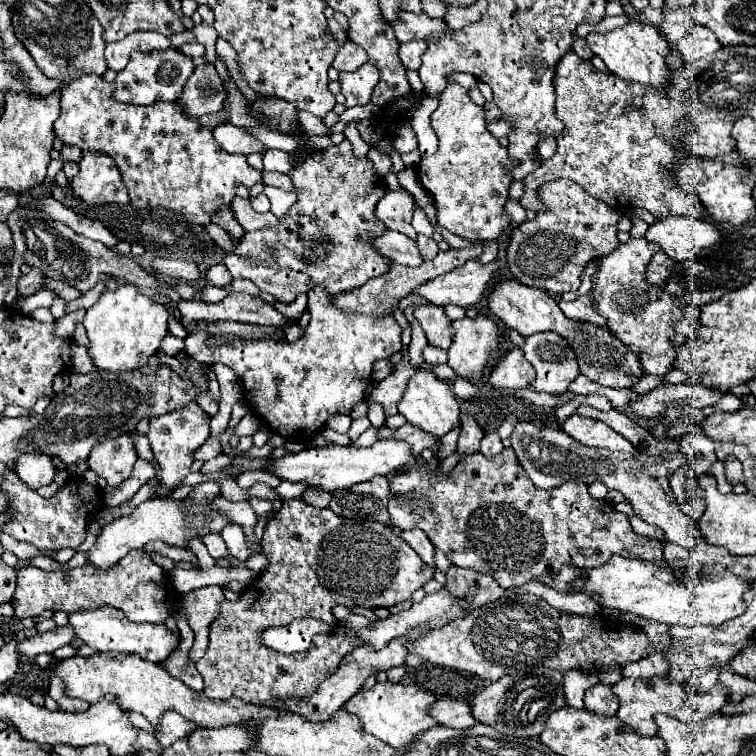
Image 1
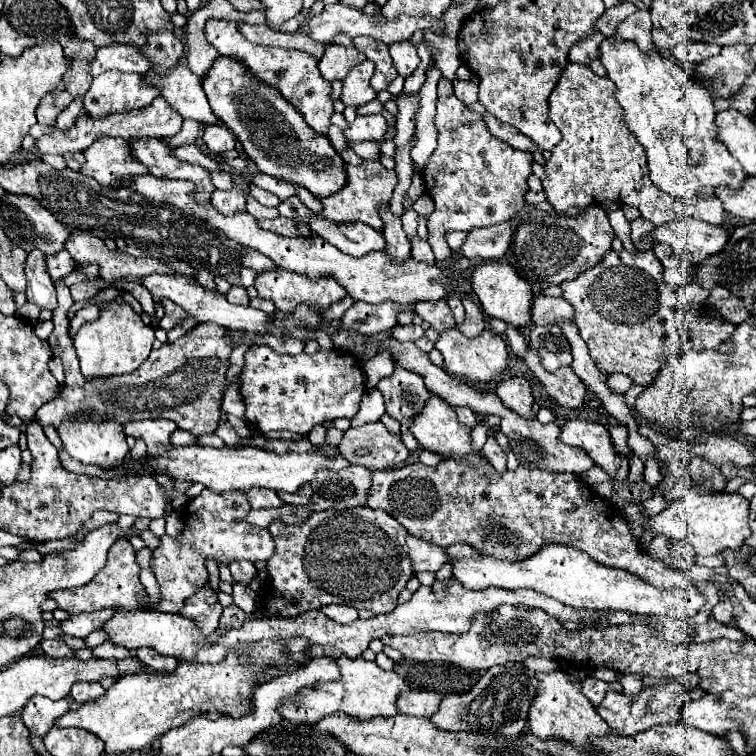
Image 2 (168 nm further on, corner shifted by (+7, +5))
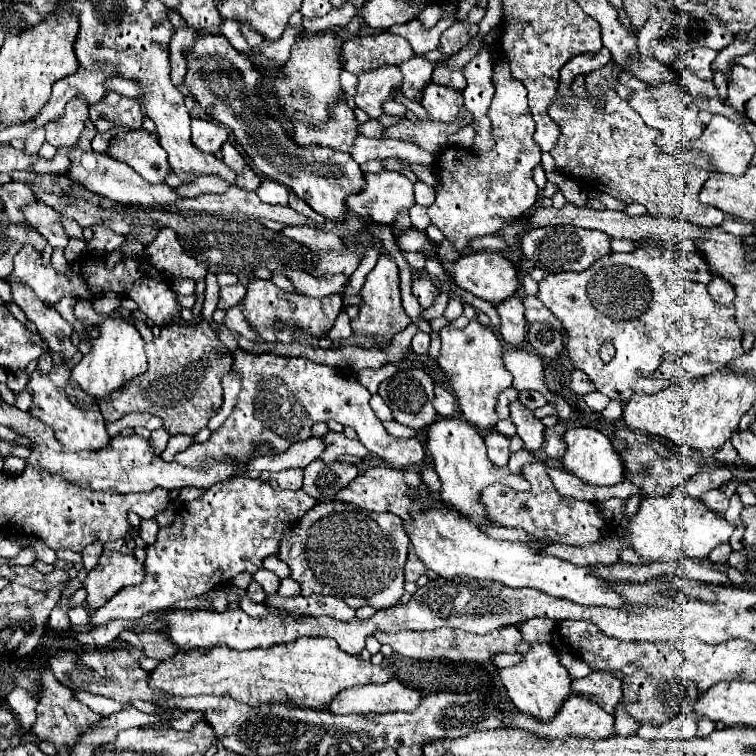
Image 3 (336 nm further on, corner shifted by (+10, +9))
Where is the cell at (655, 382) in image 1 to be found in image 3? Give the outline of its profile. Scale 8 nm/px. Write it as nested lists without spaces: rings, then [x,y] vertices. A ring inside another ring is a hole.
[[[574,370],[572,372],[572,382],[570,382],[570,388],[576,392],[576,394],[588,394],[588,392],[594,392],[594,382],[580,370]]]

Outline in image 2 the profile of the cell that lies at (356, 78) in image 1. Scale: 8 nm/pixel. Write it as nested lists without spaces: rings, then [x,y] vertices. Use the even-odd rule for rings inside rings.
[[[365,60],[363,64],[355,66],[343,80],[343,94],[341,100],[345,106],[365,106],[371,102],[377,92],[371,88],[371,76],[375,74],[375,64],[371,60]]]

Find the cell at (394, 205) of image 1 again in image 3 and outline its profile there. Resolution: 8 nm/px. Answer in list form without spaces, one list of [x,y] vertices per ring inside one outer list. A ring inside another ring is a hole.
[[[382,254],[378,264],[372,268],[372,272],[366,276],[366,282],[362,286],[362,304],[360,304],[360,316],[356,320],[352,320],[352,330],[358,334],[370,334],[380,342],[388,342],[394,338],[394,334],[398,334],[400,330],[404,330],[410,324],[410,318],[406,316],[402,302],[400,302],[400,280],[398,280],[398,266],[396,262],[388,256]]]

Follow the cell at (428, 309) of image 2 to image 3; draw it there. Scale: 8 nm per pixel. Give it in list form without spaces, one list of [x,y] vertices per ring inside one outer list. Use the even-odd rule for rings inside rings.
[[[416,278],[416,280],[412,282],[412,292],[414,292],[414,296],[416,296],[416,300],[418,300],[418,304],[420,304],[422,308],[430,308],[430,306],[436,302],[436,298],[438,298],[440,288],[438,288],[432,280]]]

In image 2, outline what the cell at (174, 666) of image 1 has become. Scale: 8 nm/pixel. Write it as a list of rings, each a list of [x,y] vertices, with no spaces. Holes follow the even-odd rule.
[[[137,650],[135,652],[137,658],[141,662],[145,662],[147,666],[151,666],[151,670],[157,670],[157,672],[173,672],[177,666],[179,666],[179,660],[171,658],[171,656],[163,656],[159,652],[145,652],[145,650]]]

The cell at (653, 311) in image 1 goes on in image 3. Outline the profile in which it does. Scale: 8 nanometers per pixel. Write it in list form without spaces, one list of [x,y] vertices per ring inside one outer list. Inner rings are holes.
[[[648,248],[648,250],[634,250],[630,254],[606,254],[602,256],[600,260],[596,260],[588,270],[582,270],[582,272],[560,272],[560,274],[548,274],[538,286],[538,298],[544,302],[544,306],[564,324],[566,332],[568,332],[568,342],[566,342],[566,348],[568,348],[568,354],[570,354],[570,360],[574,362],[576,368],[580,368],[582,372],[588,374],[588,378],[592,378],[592,382],[596,384],[596,390],[604,392],[606,396],[610,396],[612,400],[624,400],[628,402],[630,396],[634,392],[646,392],[646,394],[652,394],[652,392],[658,392],[658,390],[664,390],[670,386],[670,378],[664,378],[664,368],[662,366],[662,360],[674,356],[678,358],[678,366],[680,370],[686,370],[688,376],[702,376],[702,374],[708,374],[716,368],[726,368],[730,360],[738,358],[744,350],[740,346],[740,340],[742,340],[742,330],[738,328],[736,324],[736,318],[734,318],[734,312],[732,312],[732,306],[722,306],[718,302],[714,302],[706,290],[706,284],[698,284],[698,282],[690,282],[690,280],[684,280],[678,272],[678,256],[672,252],[672,250],[666,250],[666,248]],[[610,340],[616,348],[616,356],[612,358],[612,362],[604,364],[602,358],[598,356],[598,350],[600,346]]]

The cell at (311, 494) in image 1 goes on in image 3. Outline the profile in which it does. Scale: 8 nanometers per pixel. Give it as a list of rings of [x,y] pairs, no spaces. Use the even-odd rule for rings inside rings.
[[[302,468],[268,474],[266,482],[276,490],[300,490],[302,488]]]

